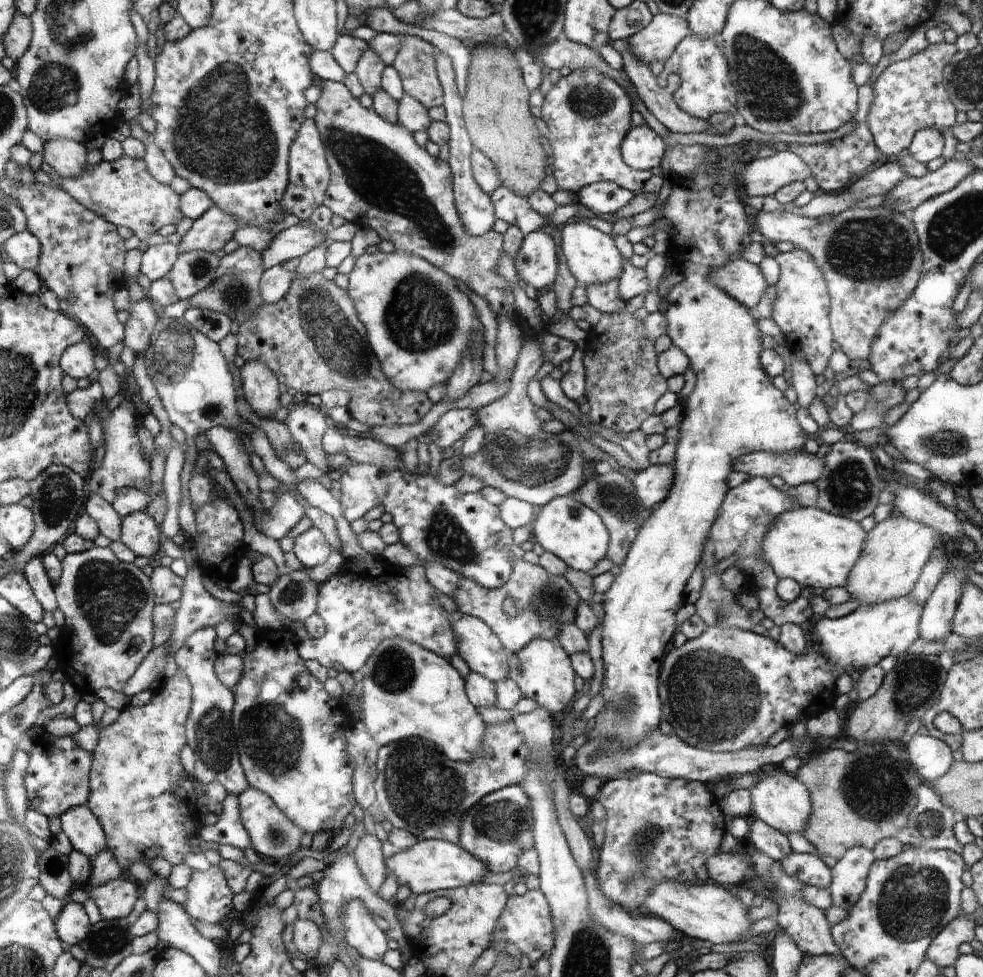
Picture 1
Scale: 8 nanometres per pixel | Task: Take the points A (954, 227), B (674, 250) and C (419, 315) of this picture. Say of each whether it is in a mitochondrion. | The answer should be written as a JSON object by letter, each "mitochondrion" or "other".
{"A":"mitochondrion","B":"other","C":"mitochondrion"}

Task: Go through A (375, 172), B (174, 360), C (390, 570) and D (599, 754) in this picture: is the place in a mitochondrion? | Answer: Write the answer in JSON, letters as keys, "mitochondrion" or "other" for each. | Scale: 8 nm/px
{"A":"mitochondrion","B":"mitochondrion","C":"other","D":"mitochondrion"}

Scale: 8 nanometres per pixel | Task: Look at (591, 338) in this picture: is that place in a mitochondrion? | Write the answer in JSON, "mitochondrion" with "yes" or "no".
{"mitochondrion":"no"}

